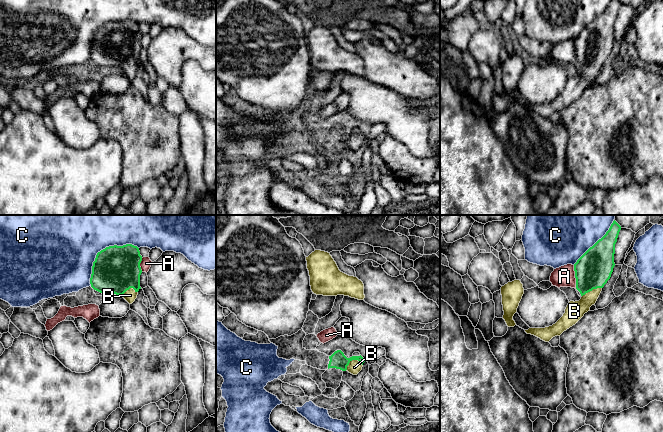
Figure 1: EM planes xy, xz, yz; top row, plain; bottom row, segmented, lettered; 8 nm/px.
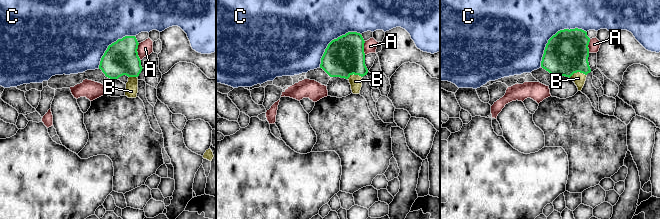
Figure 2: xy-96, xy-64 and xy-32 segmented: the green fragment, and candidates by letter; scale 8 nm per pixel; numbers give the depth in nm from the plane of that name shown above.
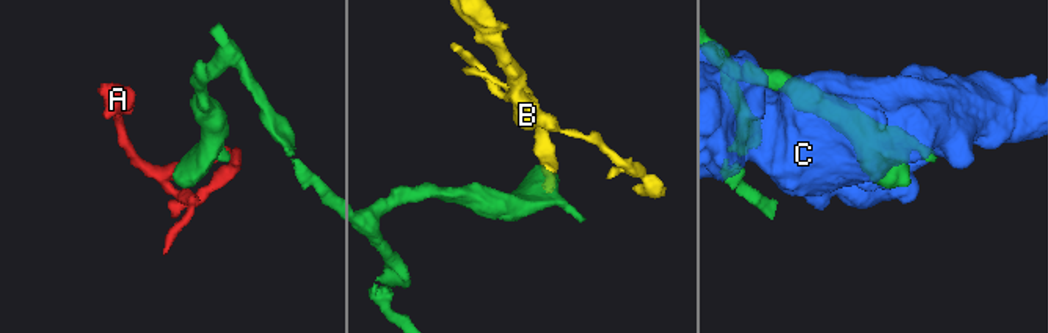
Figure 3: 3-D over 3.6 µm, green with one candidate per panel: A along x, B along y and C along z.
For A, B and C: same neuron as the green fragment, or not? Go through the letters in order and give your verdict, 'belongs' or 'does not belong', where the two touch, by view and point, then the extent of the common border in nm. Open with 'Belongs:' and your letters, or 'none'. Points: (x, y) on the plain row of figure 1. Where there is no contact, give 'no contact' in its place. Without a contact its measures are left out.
Belongs: B
A: does not belong; meets green in yz at (575, 53); contact 190 nm long
B: belongs; meets green in xz at (352, 135); contact 150 nm long
C: does not belong; meets green in xy at (101, 26); contact 500 nm long

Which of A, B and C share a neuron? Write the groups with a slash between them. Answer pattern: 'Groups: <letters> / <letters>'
Groups: A / B / C

